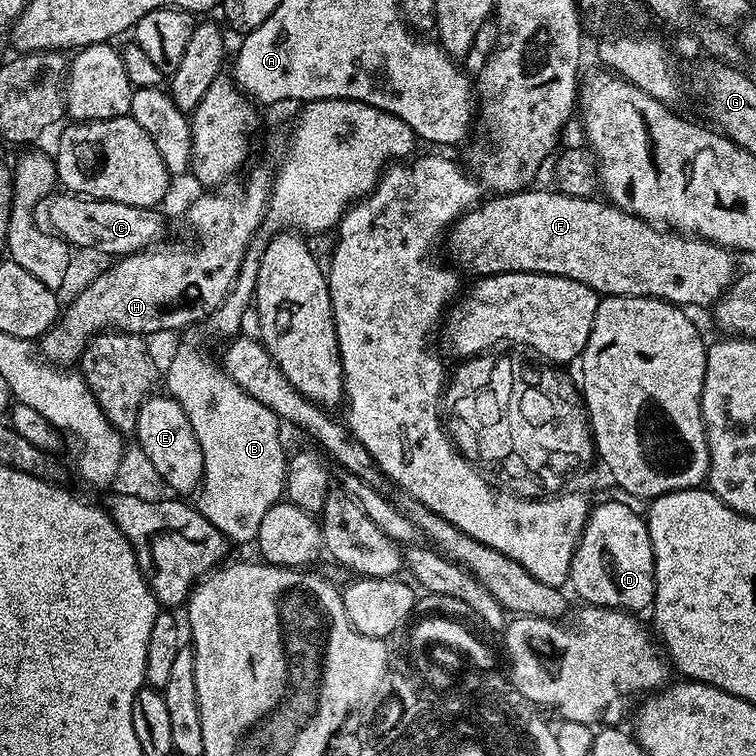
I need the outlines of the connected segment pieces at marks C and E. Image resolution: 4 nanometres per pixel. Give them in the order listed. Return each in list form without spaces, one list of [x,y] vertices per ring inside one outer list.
[[[75,194],[60,195],[53,195],[47,201],[47,223],[51,231],[63,236],[73,249],[93,248],[96,252],[105,252],[106,255],[112,256],[108,258],[119,258],[142,252],[165,239],[164,220],[156,208],[126,206],[122,202],[95,200],[89,196]]]
[[[152,394],[138,410],[135,443],[154,462],[155,469],[176,494],[195,493],[203,478],[202,447],[198,444],[185,410],[167,394]]]

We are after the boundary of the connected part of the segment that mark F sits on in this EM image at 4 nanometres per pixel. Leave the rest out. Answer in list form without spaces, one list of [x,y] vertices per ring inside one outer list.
[[[559,190],[532,191],[493,195],[488,198],[492,200],[485,199],[458,217],[446,232],[446,248],[448,244],[448,252],[453,260],[451,263],[457,269],[476,272],[477,277],[496,276],[500,272],[541,272],[547,276],[565,276],[577,280],[604,296],[653,296],[655,300],[667,300],[669,304],[677,306],[715,305],[731,288],[737,275],[737,257],[718,244],[698,236],[661,230],[657,225],[623,212],[615,204],[603,199],[568,196]]]

